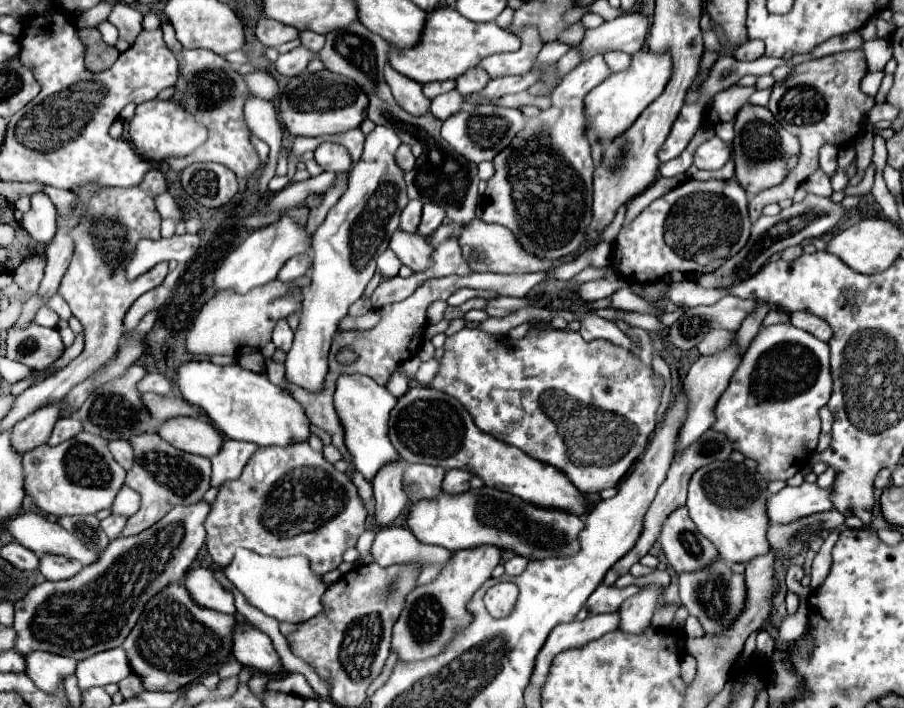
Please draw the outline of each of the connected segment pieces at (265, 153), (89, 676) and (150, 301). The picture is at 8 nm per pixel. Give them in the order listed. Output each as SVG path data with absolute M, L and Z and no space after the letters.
M251 135L251 142L253 146L256 148L261 164L265 166L269 156L269 146L254 135Z
M122 648L100 652L100 654L94 654L92 658L78 662L78 668L76 668L78 688L88 690L94 686L106 686L112 682L120 682L130 672L132 668Z
M156 288L156 290L150 290L150 292L142 294L142 296L130 306L130 310L128 310L126 318L124 318L124 334L130 332L132 328L136 328L138 322L140 322L140 318L142 318L148 310L156 308L158 302L164 302L166 296L168 296L168 292L170 292L168 288Z

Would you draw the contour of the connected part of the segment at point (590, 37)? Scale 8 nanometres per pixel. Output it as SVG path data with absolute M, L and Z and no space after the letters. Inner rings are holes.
M636 12L618 16L616 20L604 22L594 30L586 30L582 44L578 46L578 52L582 54L582 60L590 60L590 56L598 52L604 54L610 50L634 54L646 42L646 28L648 18L644 14Z

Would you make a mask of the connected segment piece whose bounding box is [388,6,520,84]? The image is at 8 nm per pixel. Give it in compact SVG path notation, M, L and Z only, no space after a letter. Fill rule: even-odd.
M440 6L434 12L430 12L418 46L410 50L392 50L388 62L400 74L418 80L420 84L426 84L434 80L456 80L458 76L462 76L462 72L476 68L486 56L514 52L518 48L520 48L518 36L510 34L508 30L502 30L494 22L476 24L462 18L462 14L458 14L454 8Z

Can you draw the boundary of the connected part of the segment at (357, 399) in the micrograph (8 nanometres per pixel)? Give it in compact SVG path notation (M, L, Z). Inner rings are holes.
M344 374L336 382L334 406L346 432L346 446L348 446L348 452L352 454L356 470L368 482L374 480L380 468L400 460L396 448L390 444L390 438L388 438L388 420L390 420L390 410L394 408L394 404L396 404L396 398L384 386L378 386L370 376Z

